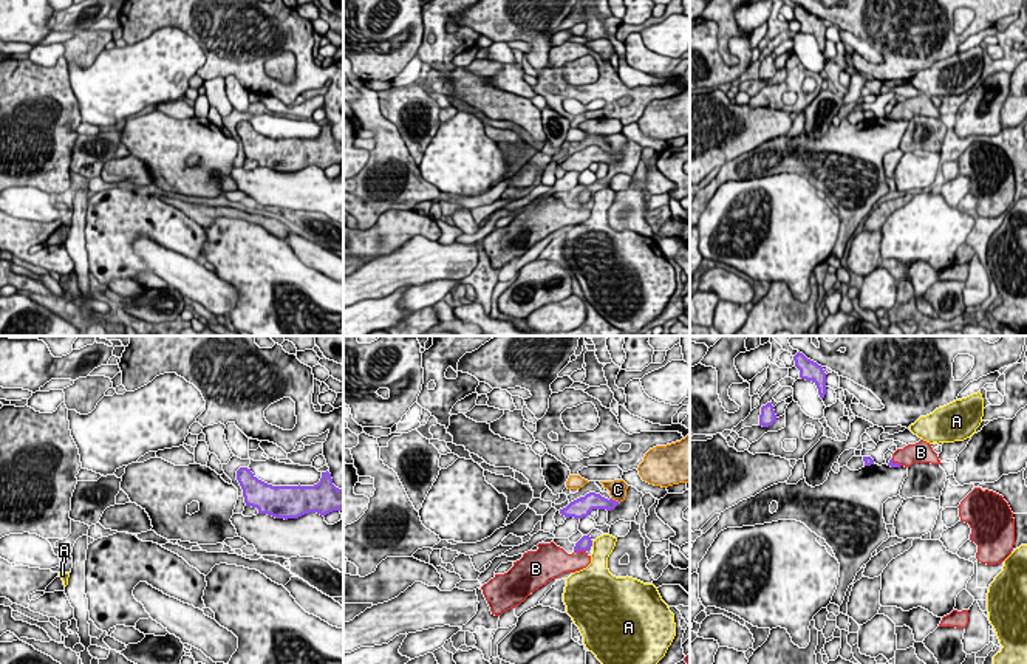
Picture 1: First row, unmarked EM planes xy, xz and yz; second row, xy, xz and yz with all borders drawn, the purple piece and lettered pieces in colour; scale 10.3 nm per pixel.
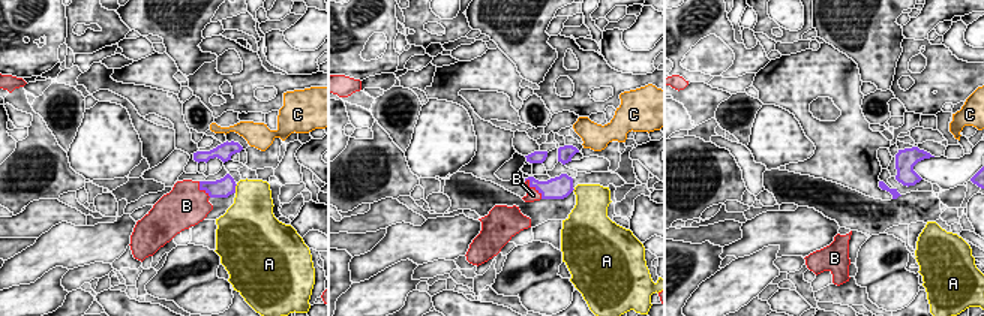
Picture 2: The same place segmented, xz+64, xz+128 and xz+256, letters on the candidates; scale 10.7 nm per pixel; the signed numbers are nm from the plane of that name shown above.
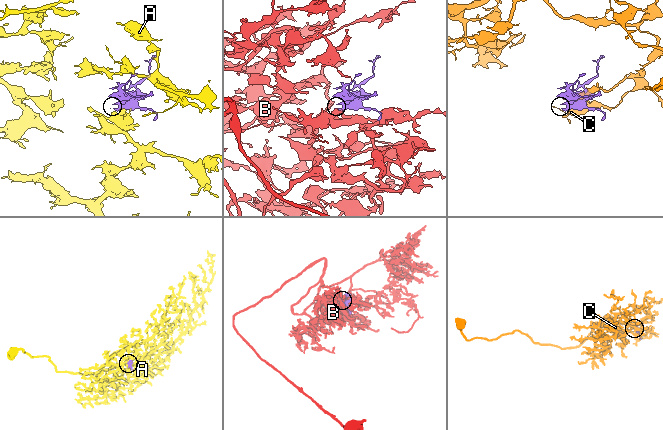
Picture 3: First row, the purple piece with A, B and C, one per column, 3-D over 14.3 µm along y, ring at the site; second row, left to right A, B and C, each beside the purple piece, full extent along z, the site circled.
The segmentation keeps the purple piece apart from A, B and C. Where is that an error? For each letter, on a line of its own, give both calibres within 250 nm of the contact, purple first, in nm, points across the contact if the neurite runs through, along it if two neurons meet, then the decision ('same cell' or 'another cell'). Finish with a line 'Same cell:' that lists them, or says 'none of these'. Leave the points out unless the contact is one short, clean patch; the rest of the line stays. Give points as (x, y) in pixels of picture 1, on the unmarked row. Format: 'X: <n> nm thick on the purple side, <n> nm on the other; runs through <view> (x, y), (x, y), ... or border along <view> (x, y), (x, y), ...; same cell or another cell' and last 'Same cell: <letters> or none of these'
A: 140 nm thick on the purple side, 220 nm on the other; border along xz (591, 194), (593, 198); another cell
B: 140 nm thick on the purple side, 240 nm on the other; same cell
C: 170 nm thick on the purple side, 190 nm on the other; border along xz (611, 150), (619, 155); another cell
Same cell: B

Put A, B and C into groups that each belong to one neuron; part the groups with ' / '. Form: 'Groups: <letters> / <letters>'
Groups: A / B / C

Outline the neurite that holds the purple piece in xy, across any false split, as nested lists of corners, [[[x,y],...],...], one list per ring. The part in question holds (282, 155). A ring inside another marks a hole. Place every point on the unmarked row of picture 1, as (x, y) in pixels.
[[[240,121],[237,133],[243,142],[246,159],[275,172],[299,172],[309,166],[326,169],[343,163],[343,142],[333,138],[331,127],[322,125],[314,139],[272,139],[258,133],[251,122]]]

